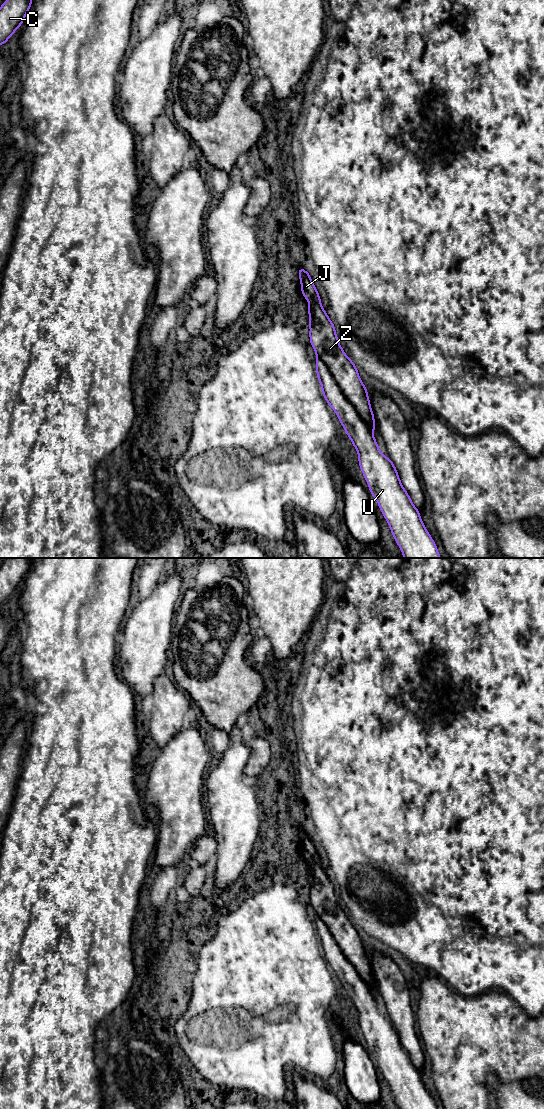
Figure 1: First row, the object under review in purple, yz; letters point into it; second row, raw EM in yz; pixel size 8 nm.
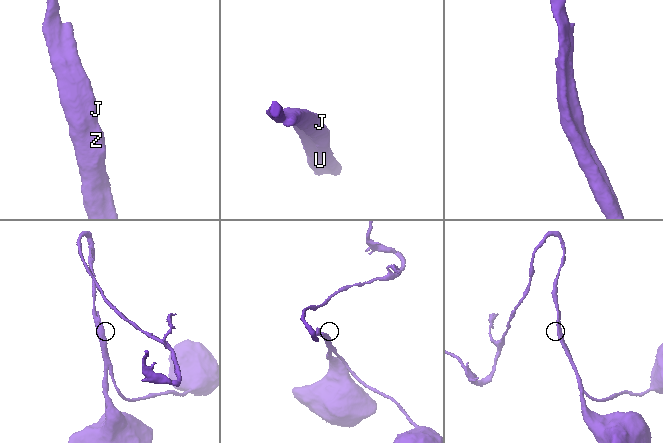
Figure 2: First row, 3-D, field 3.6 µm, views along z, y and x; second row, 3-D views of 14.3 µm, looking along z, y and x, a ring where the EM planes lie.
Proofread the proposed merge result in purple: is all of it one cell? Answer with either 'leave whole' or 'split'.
split

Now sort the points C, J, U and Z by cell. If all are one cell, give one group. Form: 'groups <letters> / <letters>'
groups C U / J Z

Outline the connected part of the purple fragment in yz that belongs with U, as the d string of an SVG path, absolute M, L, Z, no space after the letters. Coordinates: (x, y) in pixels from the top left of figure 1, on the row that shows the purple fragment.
M317 354L316 372L323 396L337 414L358 452L361 471L403 557L441 558L419 511L402 486L393 462L380 452L373 430L345 397L330 370Z

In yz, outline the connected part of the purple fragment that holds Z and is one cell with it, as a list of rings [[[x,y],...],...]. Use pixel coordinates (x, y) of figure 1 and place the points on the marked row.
[[[302,267],[298,272],[301,292],[309,304],[310,343],[317,356],[330,370],[345,397],[353,404],[367,426],[374,430],[376,429],[374,414],[367,389],[358,375],[357,367],[340,346],[335,326],[323,310],[320,296],[310,274]]]

